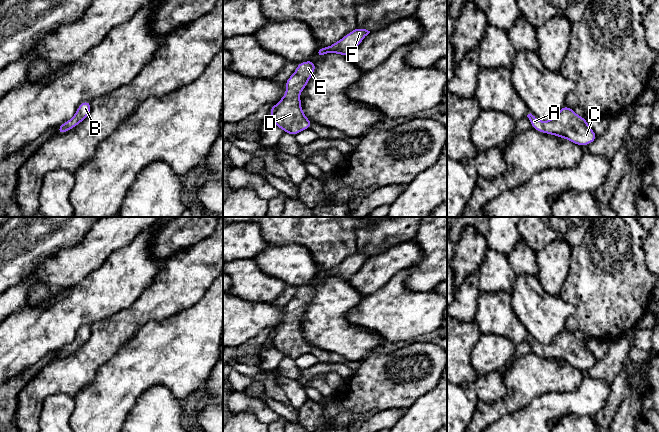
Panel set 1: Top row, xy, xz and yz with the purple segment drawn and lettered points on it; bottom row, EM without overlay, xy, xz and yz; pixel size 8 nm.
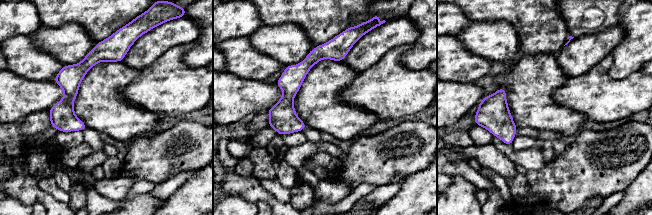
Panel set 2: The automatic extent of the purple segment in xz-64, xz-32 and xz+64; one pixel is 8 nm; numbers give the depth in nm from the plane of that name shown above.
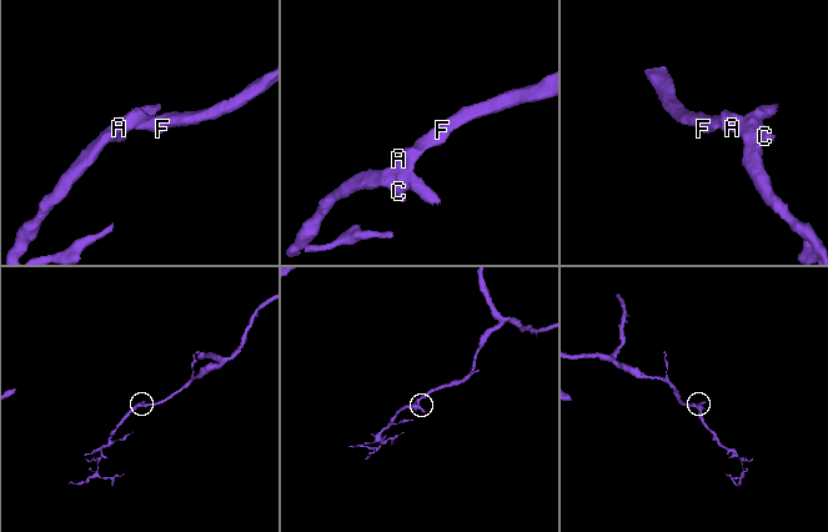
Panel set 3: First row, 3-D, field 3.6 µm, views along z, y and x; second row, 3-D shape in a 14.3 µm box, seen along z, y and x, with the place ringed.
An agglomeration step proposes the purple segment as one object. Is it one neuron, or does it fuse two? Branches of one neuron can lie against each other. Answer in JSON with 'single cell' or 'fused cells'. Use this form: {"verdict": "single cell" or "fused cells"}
{"verdict": "single cell"}

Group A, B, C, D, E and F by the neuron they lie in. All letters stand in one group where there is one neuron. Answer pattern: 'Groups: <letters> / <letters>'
Groups: A B C D E F

